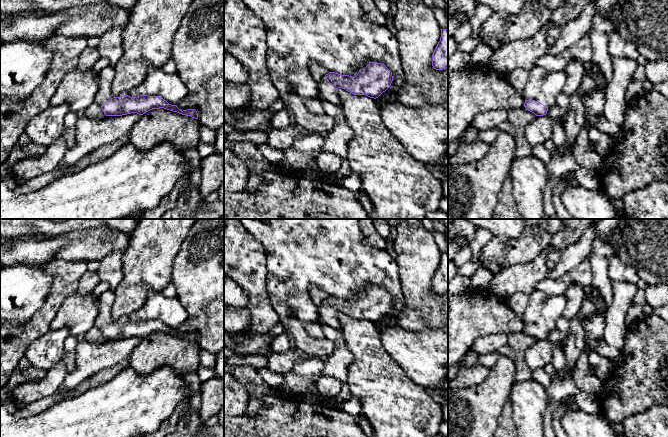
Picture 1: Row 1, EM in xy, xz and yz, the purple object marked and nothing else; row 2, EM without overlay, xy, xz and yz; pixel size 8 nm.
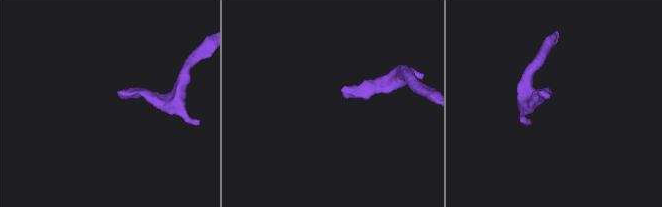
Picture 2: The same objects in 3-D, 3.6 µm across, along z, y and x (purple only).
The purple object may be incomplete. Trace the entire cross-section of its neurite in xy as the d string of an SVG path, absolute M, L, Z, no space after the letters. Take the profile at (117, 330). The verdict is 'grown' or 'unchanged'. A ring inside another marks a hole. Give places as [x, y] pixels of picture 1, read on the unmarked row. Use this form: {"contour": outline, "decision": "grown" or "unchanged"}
{"contour": "M108 290L96 298L99 301L99 313L95 320L95 326L101 330L106 340L122 340L131 337L143 339L152 333L164 332L198 343L198 337L195 333L182 335L177 329L171 329L158 320L140 319L137 321L130 321L124 319L114 321L112 317L112 305L115 300L114 291Z", "decision": "grown"}

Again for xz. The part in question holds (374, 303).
{"contour": "M370 286L355 301L329 296L319 307L319 318L335 329L340 329L338 312L376 323L391 310L392 305L392 296L384 288Z", "decision": "grown"}

